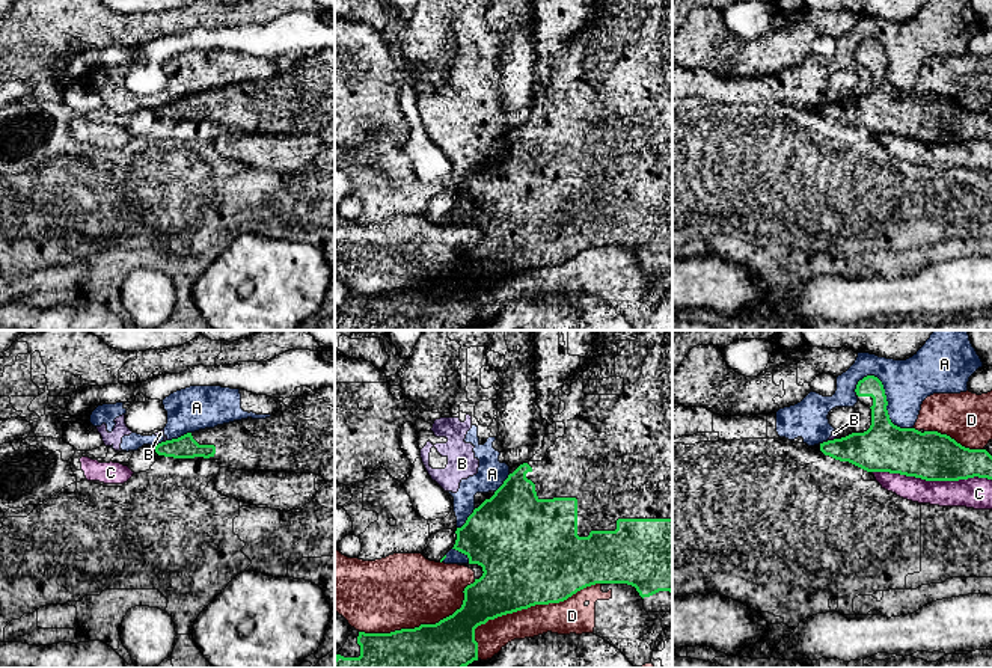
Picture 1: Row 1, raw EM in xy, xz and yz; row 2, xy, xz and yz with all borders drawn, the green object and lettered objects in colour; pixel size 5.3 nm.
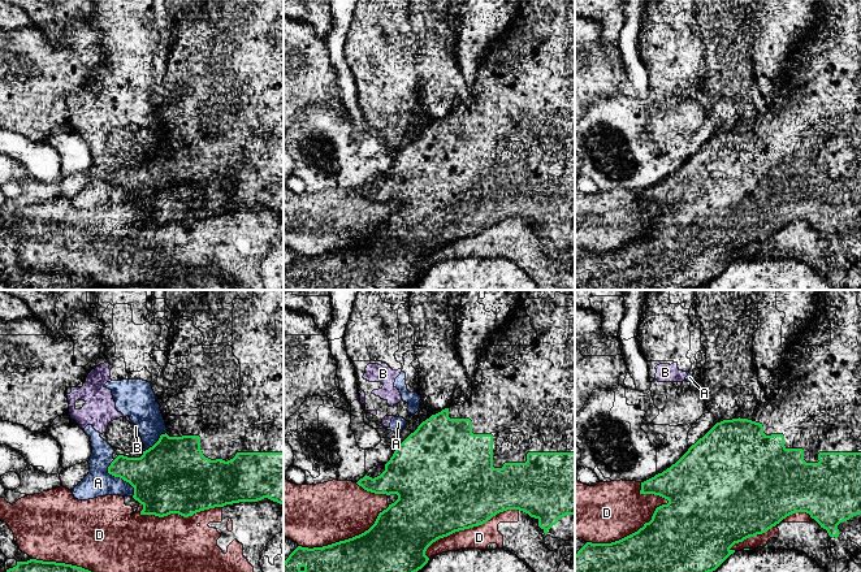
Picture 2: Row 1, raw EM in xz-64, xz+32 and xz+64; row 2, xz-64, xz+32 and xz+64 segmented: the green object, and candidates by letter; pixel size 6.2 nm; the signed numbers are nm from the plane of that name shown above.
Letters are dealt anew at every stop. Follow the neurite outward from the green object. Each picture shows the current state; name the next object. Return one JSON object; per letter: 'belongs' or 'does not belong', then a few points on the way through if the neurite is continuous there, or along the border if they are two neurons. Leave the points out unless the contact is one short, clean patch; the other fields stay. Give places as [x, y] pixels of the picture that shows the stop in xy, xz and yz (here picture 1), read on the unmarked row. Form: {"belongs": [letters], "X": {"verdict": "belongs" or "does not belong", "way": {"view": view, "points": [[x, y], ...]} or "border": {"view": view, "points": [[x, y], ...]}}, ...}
{"belongs": [], "A": {"verdict": "does not belong"}, "B": {"verdict": "does not belong", "border": {"view": "yz", "points": [[835, 100], [826, 104]]}}, "C": {"verdict": "does not belong"}, "D": {"verdict": "does not belong"}}

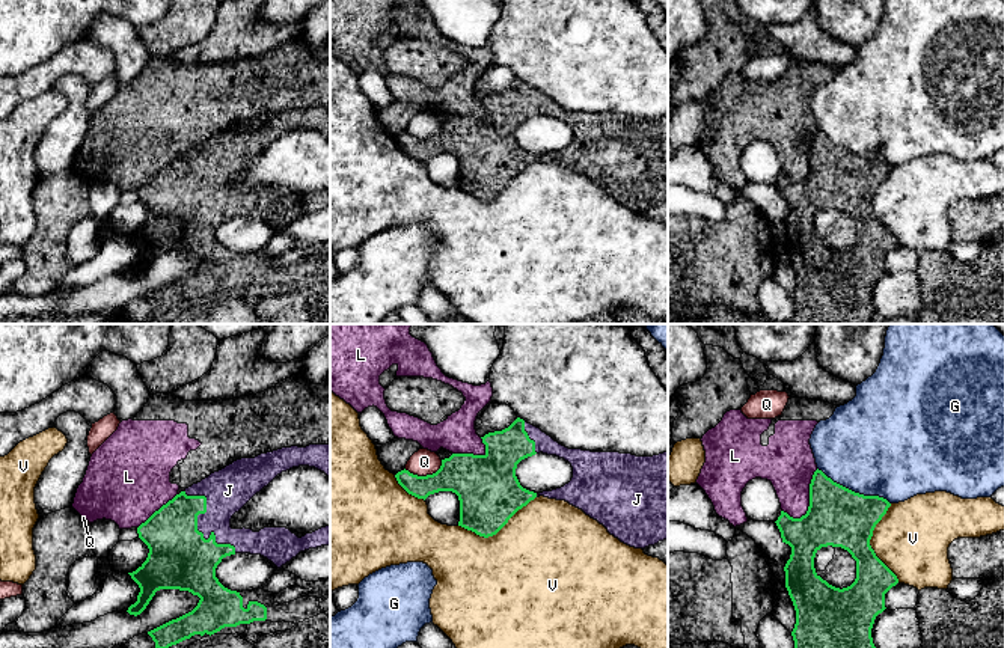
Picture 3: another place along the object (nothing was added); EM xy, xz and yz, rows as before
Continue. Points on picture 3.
{"belongs": ["J"], "G": {"verdict": "does not belong"}, "J": {"verdict": "belongs"}, "L": {"verdict": "does not belong"}, "Q": {"verdict": "does not belong"}, "V": {"verdict": "does not belong"}}

